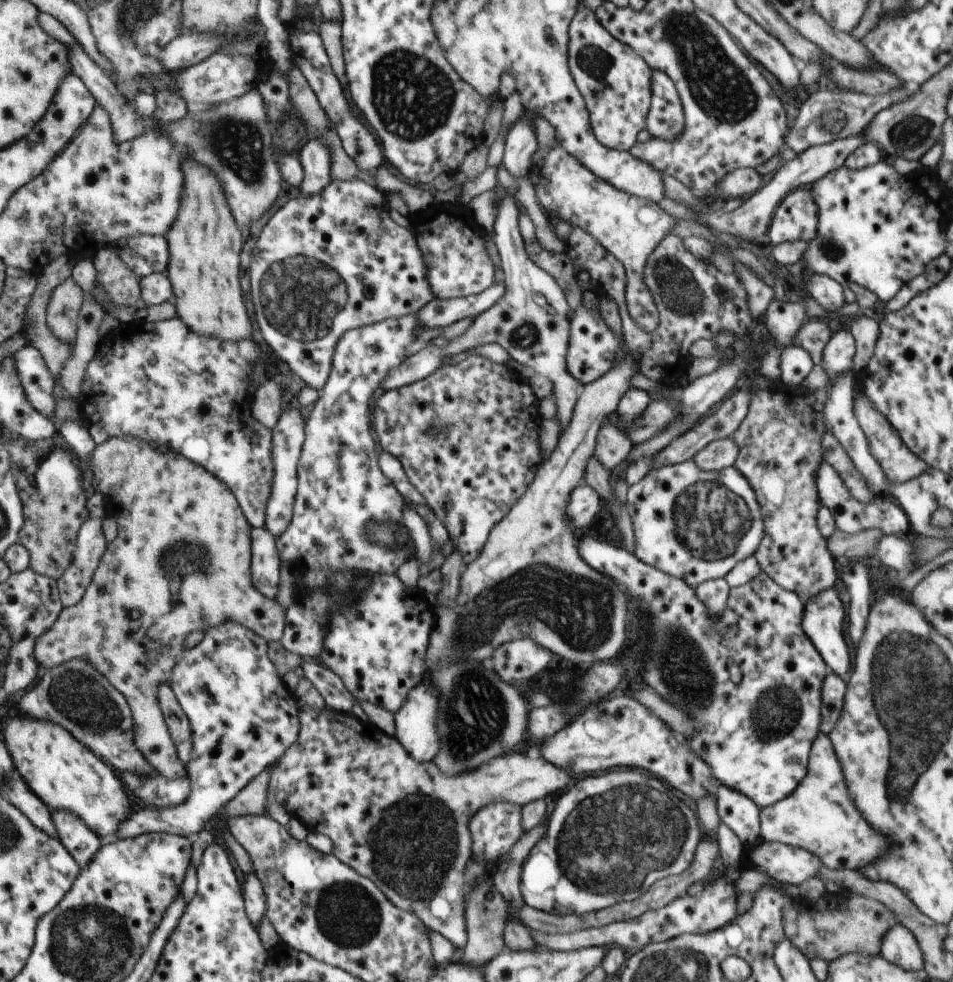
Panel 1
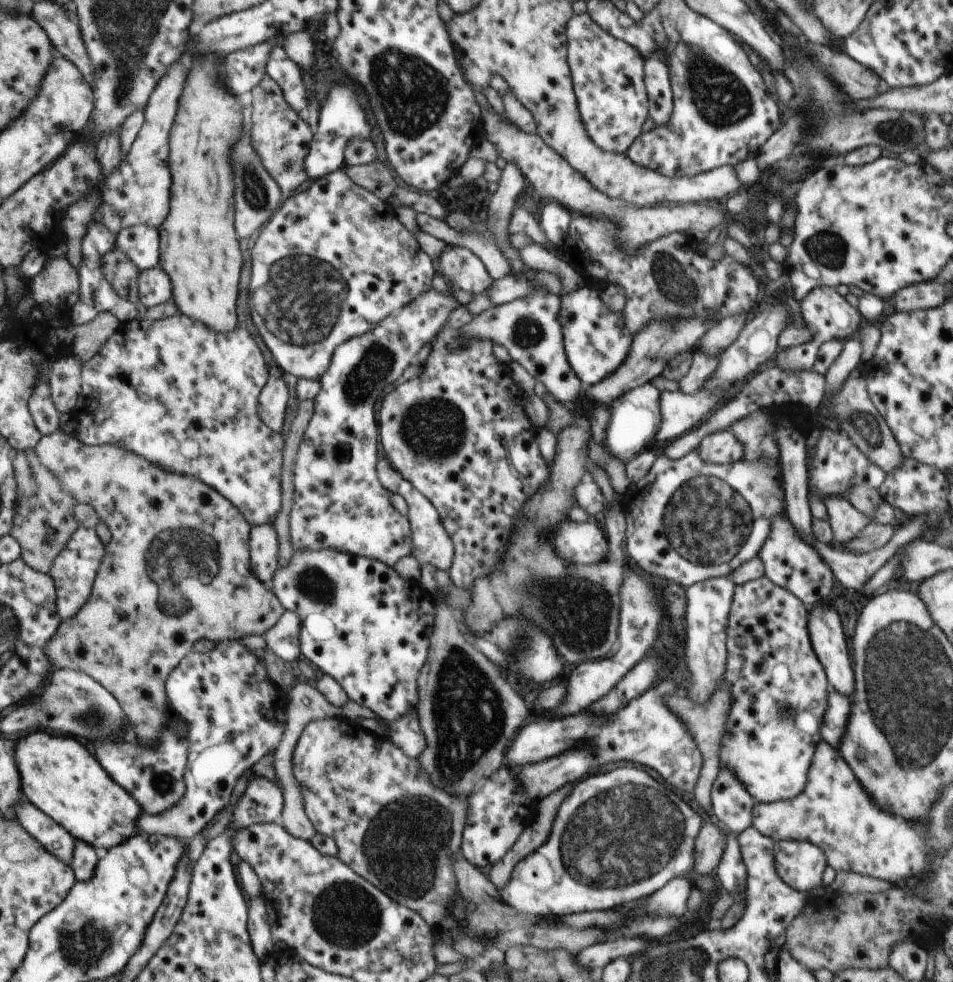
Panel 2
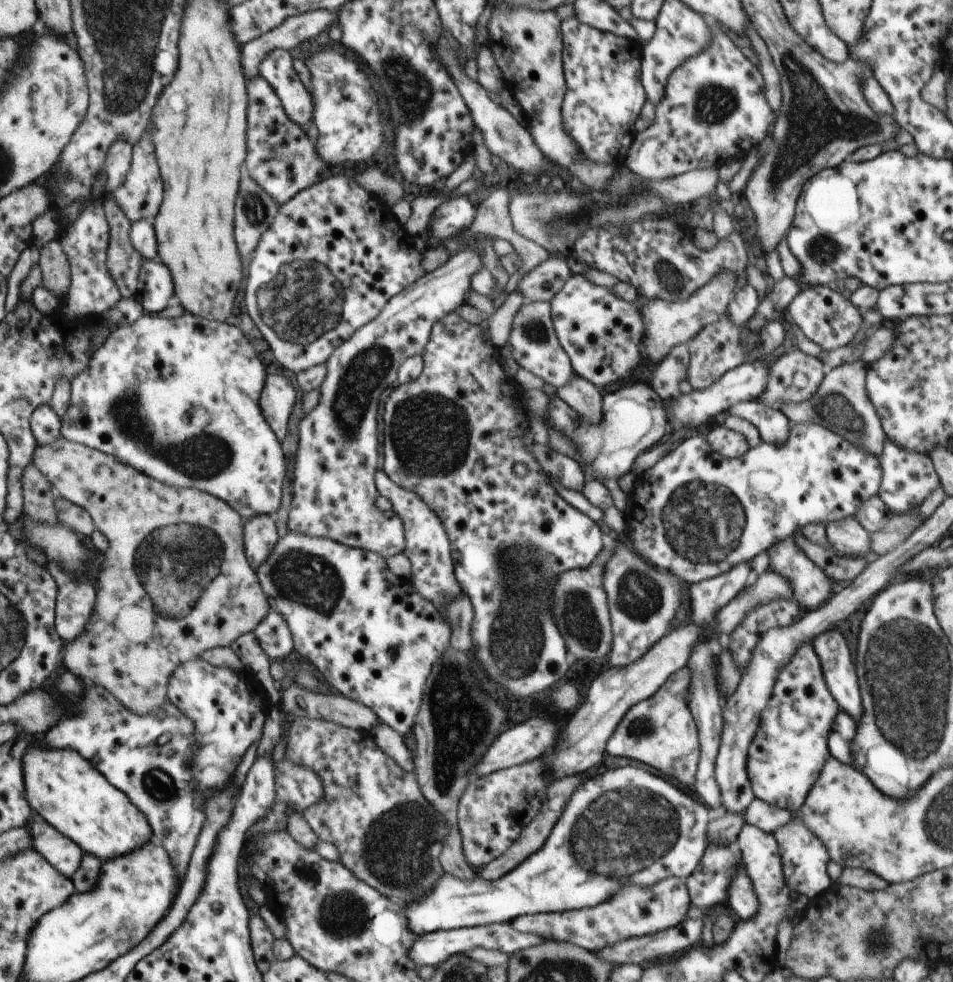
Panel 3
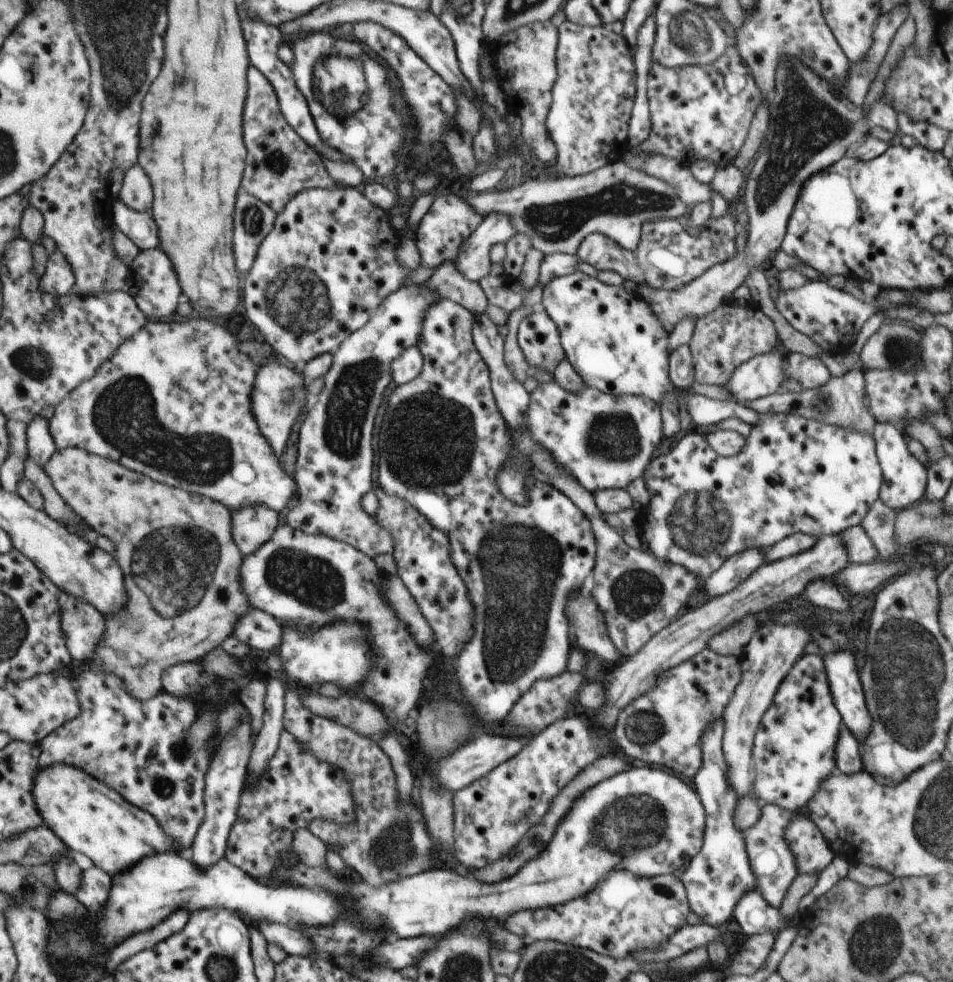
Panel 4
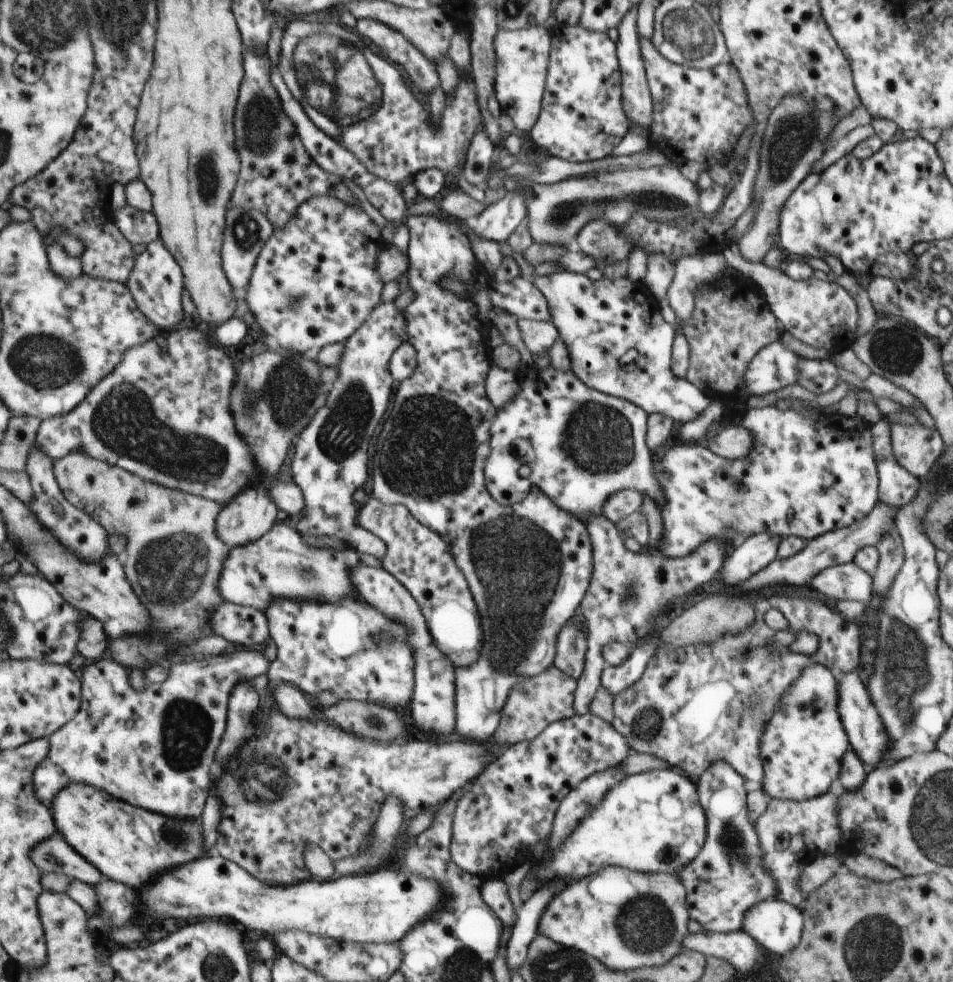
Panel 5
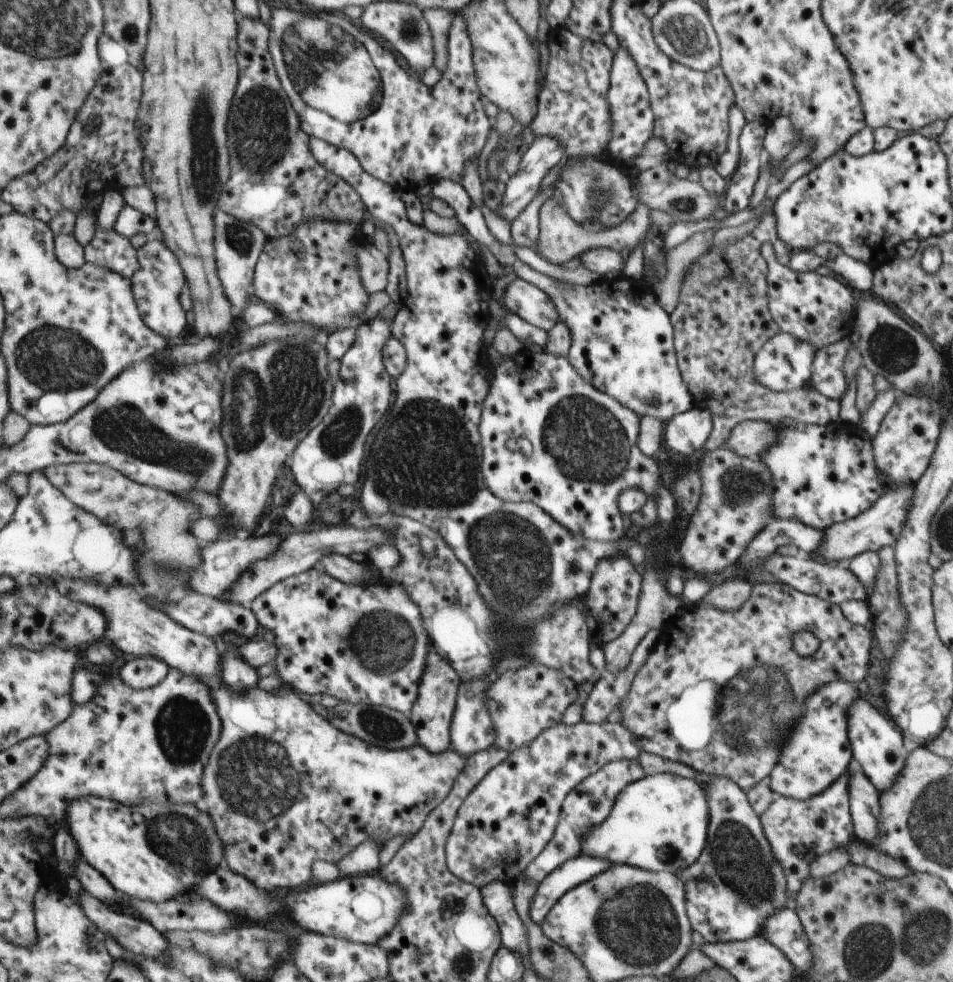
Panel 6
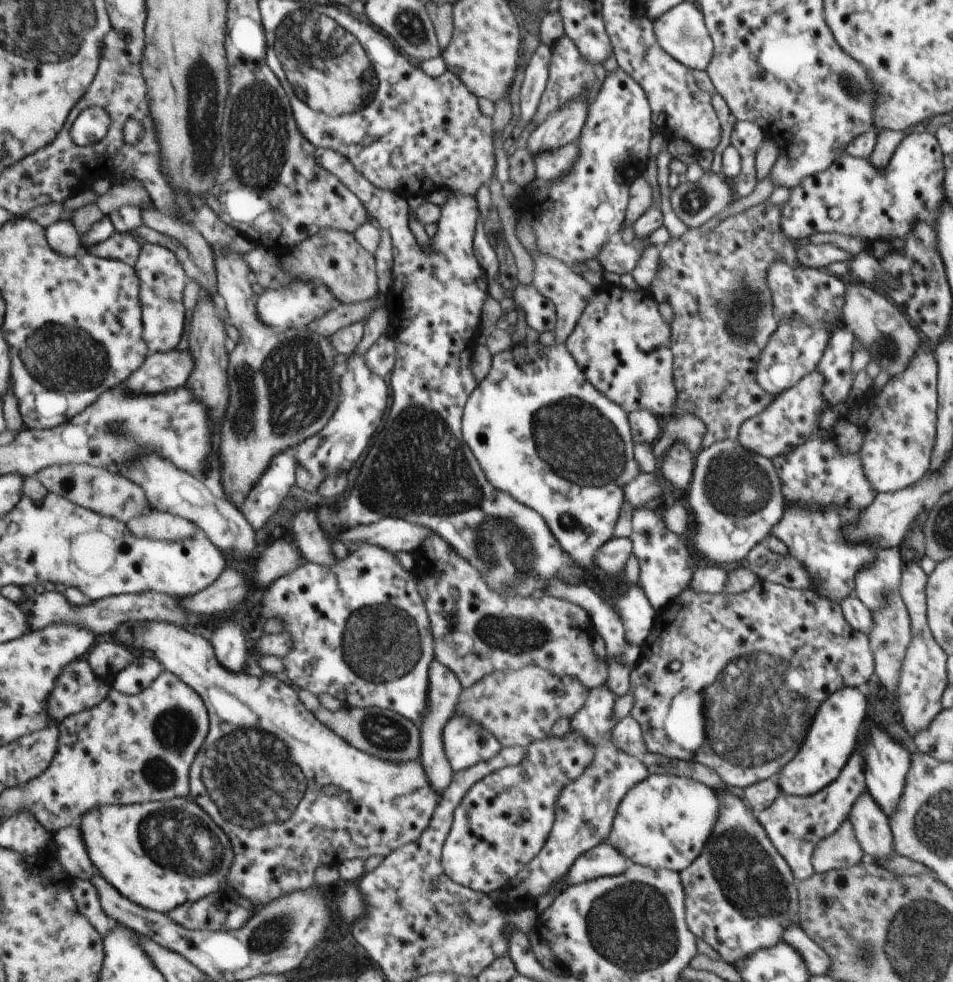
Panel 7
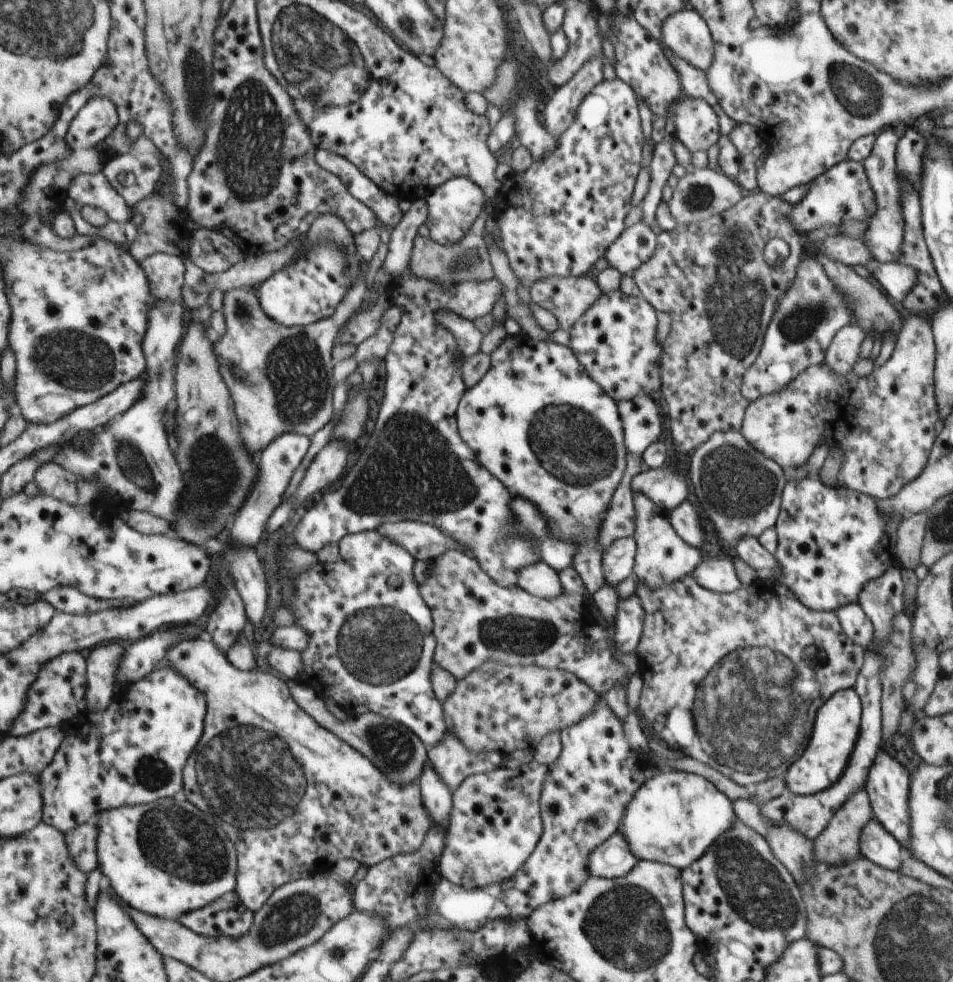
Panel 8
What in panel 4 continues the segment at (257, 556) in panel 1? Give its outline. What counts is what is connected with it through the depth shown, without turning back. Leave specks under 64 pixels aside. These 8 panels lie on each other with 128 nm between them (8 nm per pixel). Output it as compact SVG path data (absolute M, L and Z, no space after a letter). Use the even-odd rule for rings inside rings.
M268 505L247 506L234 515L234 536L246 557L270 542L280 527L280 513Z

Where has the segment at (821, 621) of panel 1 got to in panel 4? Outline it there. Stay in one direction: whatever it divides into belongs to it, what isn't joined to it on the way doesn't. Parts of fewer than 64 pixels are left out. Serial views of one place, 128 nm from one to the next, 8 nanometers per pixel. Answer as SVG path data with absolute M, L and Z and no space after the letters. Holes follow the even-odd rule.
M848 648L838 649L837 652L826 653L824 656L826 674L829 677L833 701L841 711L844 726L859 740L868 734L872 718L868 714L868 706L864 700L861 676L856 672L854 654Z

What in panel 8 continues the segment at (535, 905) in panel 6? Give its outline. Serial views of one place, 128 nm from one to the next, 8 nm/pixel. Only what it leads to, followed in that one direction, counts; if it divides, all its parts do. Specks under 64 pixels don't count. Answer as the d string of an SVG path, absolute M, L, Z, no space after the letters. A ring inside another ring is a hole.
M616 832L588 855L586 866L590 876L611 879L626 876L637 862L625 838Z

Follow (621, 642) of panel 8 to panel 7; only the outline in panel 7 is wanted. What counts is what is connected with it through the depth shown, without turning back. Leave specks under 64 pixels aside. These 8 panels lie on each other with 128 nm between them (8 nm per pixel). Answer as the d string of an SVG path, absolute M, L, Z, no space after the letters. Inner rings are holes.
M639 584L625 593L620 598L618 612L625 628L625 640L630 645L643 645L655 623L657 612Z

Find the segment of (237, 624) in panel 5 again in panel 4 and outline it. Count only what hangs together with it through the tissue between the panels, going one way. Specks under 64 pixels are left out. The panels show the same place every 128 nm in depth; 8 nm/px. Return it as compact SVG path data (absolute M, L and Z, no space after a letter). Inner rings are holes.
M252 609L237 626L236 636L253 648L272 652L281 650L285 641L285 624L262 609Z

